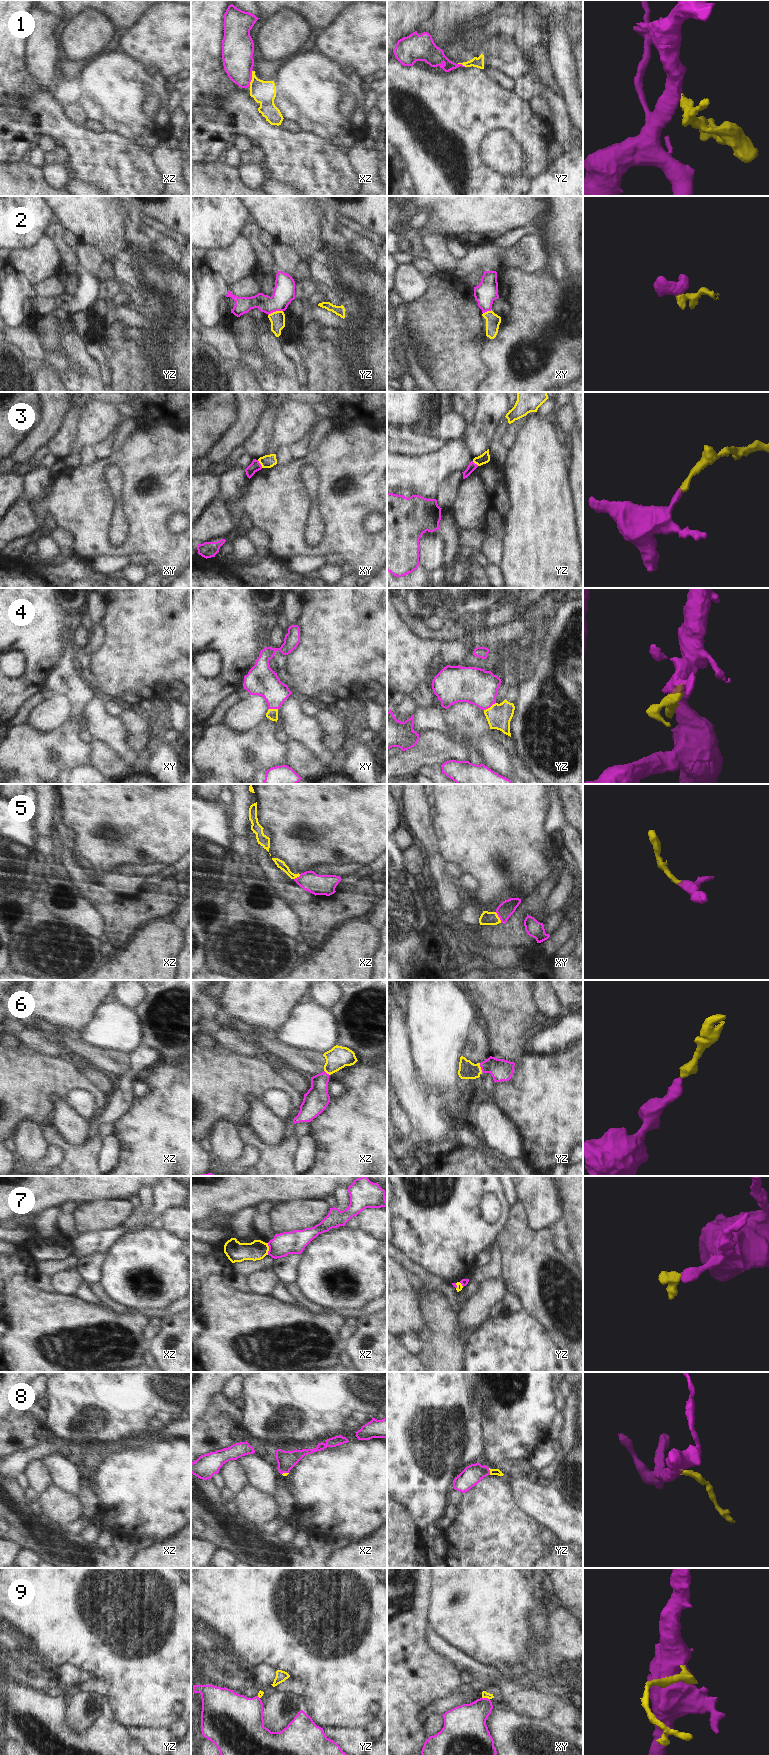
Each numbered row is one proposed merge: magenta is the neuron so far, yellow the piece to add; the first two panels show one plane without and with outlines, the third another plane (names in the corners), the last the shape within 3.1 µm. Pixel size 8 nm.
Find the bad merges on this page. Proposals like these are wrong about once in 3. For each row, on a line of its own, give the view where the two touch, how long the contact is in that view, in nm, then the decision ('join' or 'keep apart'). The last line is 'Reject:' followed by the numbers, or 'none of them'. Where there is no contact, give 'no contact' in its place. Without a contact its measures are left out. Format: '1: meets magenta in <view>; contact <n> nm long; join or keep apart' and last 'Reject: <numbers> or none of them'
1: meets magenta in xz; contact 140 nm long; keep apart
2: meets magenta in yz; contact 130 nm long; keep apart
3: meets magenta in xy; contact 80 nm long; keep apart
4: meets magenta in yz; contact 120 nm long; join
5: meets magenta in xy; contact 100 nm long; join
6: meets magenta in yz; contact 80 nm long; join
7: meets magenta in xz; contact 100 nm long; keep apart
8: meets magenta in yz; contact 60 nm long; join
9: meets magenta in xy; contact 70 nm long; join
Reject: 1, 2, 3, 7

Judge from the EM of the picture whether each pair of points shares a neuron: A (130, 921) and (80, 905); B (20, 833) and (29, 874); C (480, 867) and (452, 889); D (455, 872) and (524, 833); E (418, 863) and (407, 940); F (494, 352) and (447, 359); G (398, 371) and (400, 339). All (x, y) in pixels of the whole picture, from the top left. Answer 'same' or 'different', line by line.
A: different
B: same
C: different
D: different
E: different
F: different
G: same

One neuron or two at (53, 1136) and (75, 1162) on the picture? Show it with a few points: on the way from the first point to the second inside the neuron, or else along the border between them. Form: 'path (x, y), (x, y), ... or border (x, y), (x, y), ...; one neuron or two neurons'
path (59, 1142), (73, 1156); one neuron

